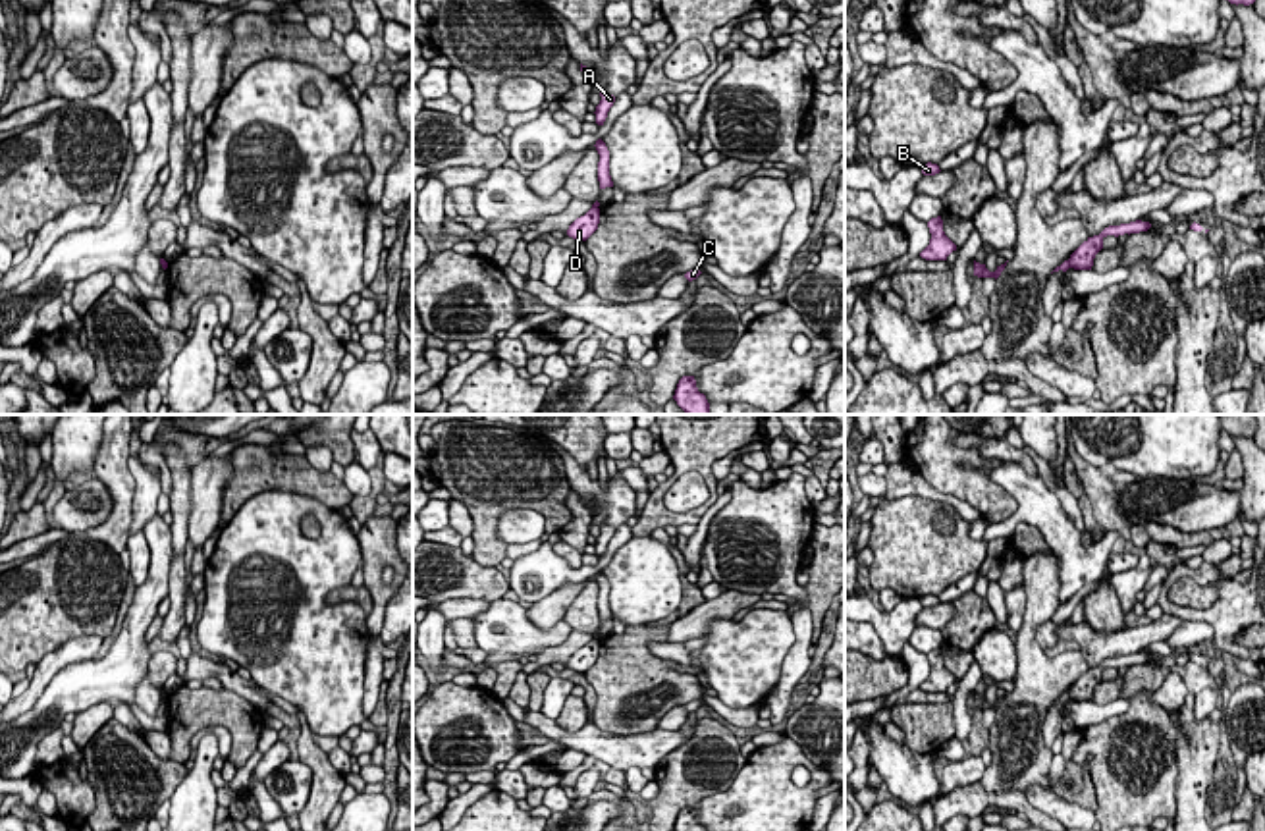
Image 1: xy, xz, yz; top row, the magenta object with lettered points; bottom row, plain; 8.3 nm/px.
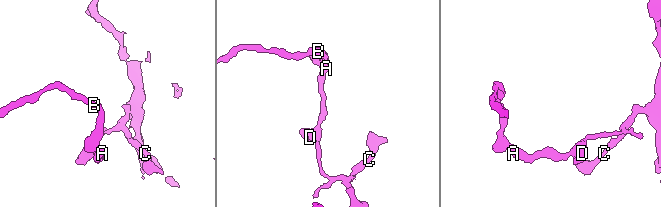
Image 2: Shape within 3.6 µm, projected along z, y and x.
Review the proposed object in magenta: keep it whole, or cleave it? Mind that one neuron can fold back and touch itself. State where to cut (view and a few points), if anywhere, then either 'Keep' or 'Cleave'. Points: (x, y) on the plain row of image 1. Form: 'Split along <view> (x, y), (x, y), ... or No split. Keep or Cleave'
Split along yz (1067, 693), (1071, 698). Cleave

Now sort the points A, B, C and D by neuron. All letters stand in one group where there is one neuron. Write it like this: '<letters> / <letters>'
A B / C D

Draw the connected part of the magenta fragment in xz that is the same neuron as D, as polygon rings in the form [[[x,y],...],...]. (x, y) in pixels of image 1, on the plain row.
[[[592,638],[584,648],[577,650],[569,661],[567,667],[577,671],[577,673],[586,673],[600,656],[600,640]]]

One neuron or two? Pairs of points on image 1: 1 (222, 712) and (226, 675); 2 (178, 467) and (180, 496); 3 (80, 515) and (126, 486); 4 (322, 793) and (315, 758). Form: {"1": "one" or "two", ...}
{"1": "two", "2": "one", "3": "two", "4": "one"}

